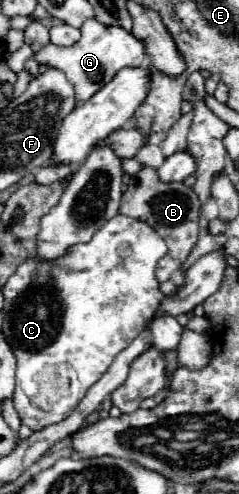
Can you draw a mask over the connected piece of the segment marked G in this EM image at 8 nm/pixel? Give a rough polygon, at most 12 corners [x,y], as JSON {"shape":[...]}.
{"shape":[[97,18],[71,47],[34,54],[61,72],[77,102],[121,68],[145,60],[145,42]]}

